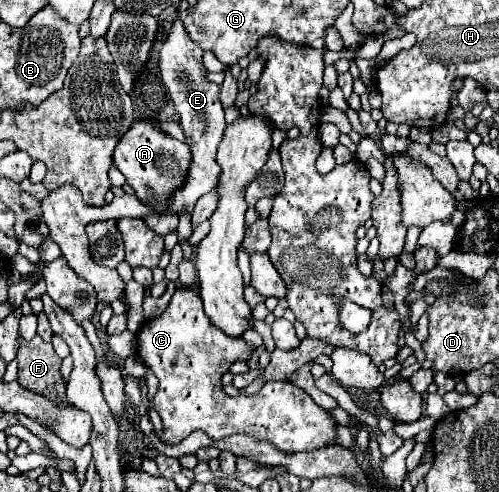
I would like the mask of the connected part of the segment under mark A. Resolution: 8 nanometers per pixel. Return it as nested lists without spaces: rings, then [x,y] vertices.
[[[136,121],[118,143],[114,151],[114,165],[122,171],[126,183],[136,191],[136,197],[152,205],[156,213],[164,215],[168,213],[168,203],[164,201],[164,197],[168,197],[172,189],[184,185],[184,177],[188,177],[190,155],[192,153],[186,143],[168,137],[150,121]]]

